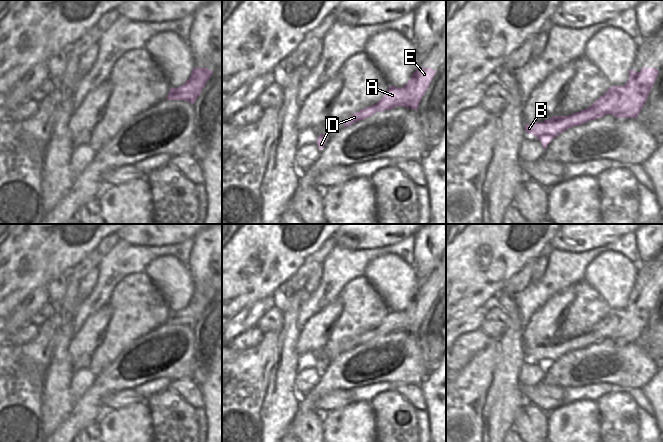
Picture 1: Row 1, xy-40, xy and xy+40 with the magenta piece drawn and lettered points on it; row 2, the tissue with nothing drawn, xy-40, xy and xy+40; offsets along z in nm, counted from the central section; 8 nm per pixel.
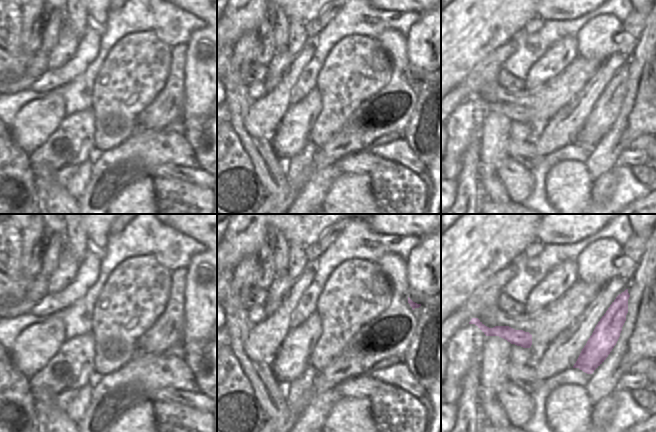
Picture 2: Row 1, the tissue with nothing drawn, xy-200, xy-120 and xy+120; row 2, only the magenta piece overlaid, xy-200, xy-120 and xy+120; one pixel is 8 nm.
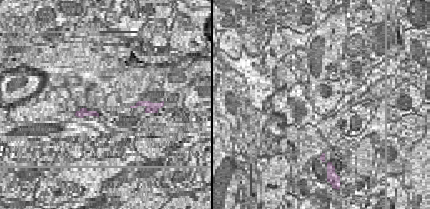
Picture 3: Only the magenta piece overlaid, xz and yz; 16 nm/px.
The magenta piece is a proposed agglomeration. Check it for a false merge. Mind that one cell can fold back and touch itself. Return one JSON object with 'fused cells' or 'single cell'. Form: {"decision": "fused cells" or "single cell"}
{"decision": "fused cells"}

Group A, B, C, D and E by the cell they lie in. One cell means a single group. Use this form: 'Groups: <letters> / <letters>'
Groups: A E / B C D

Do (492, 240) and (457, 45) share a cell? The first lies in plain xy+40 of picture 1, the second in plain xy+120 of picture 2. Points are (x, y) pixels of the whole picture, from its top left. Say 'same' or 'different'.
same

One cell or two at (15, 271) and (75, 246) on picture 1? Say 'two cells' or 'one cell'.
one cell

